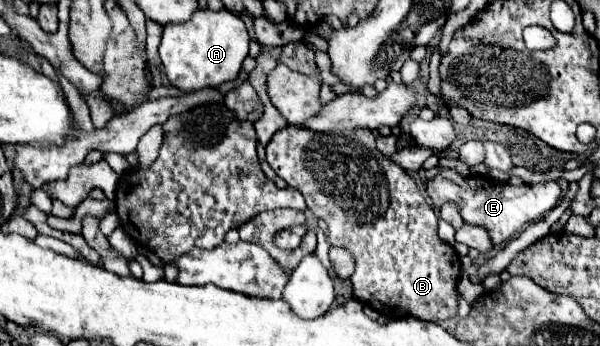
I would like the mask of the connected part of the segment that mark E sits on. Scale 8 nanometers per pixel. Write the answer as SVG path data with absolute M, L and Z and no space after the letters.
M441 167L437 177L427 181L427 195L431 197L435 207L441 207L445 201L457 205L465 223L487 229L491 241L499 245L503 241L513 239L527 225L531 225L537 217L549 213L561 199L561 187L557 185L557 181L513 187L509 183L495 183L485 175L463 177L455 169Z

